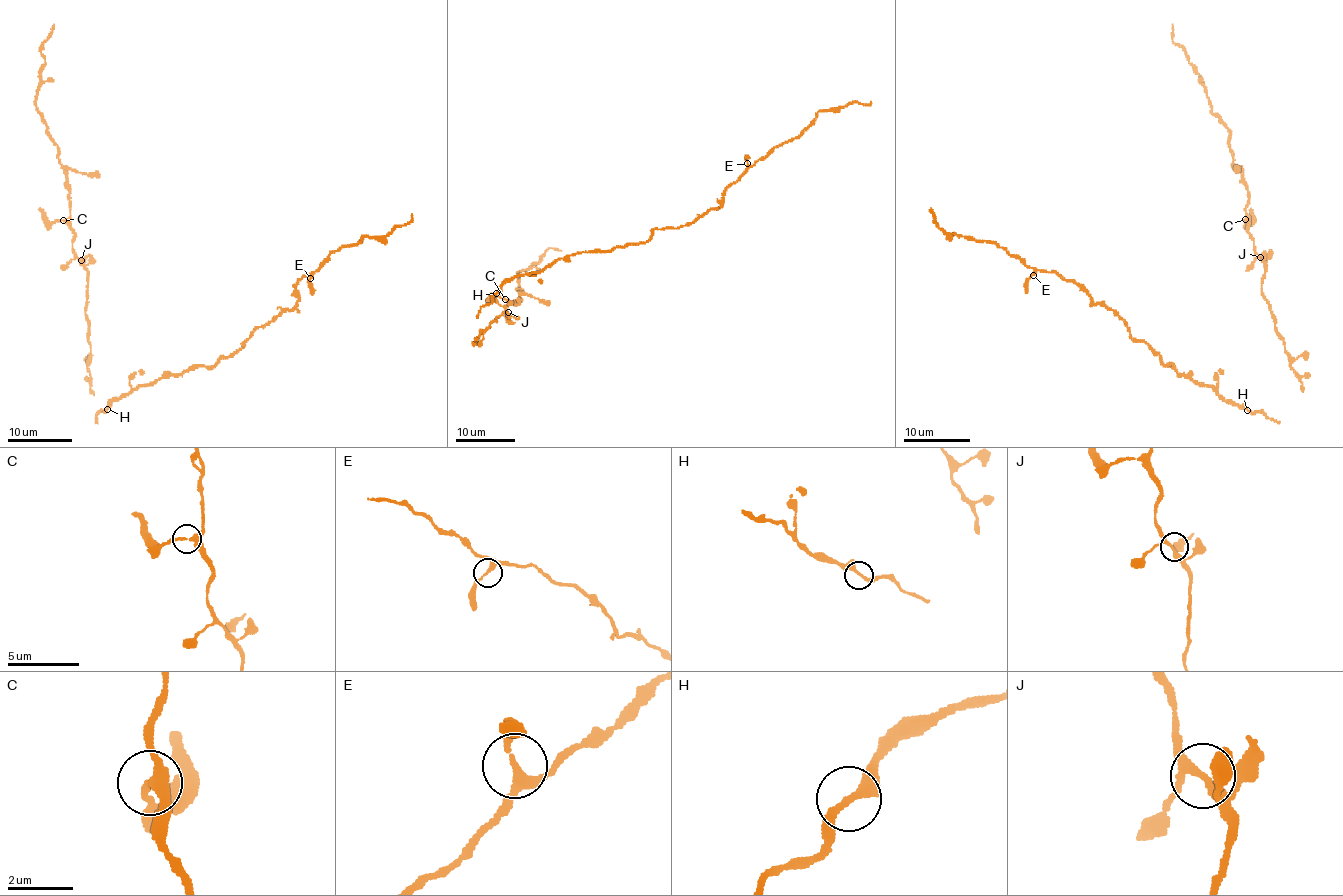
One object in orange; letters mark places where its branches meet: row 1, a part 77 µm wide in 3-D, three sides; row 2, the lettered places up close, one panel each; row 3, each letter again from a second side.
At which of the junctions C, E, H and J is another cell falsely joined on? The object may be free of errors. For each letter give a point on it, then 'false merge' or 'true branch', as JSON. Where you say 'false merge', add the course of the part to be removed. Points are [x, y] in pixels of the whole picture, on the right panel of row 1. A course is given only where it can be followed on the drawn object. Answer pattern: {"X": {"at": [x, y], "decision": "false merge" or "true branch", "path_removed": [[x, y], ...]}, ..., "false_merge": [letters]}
{"C": {"at": [1245, 219], "decision": "true branch"}, "E": {"at": [1033, 275], "decision": "true branch"}, "H": {"at": [1247, 410], "decision": "true branch"}, "J": {"at": [1260, 257], "decision": "true branch"}, "false_merge": []}

